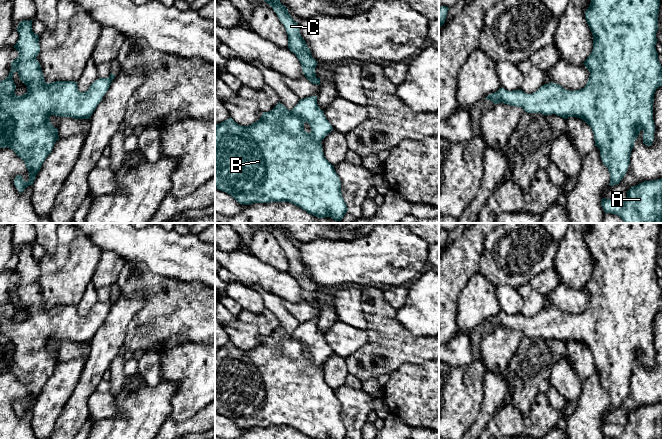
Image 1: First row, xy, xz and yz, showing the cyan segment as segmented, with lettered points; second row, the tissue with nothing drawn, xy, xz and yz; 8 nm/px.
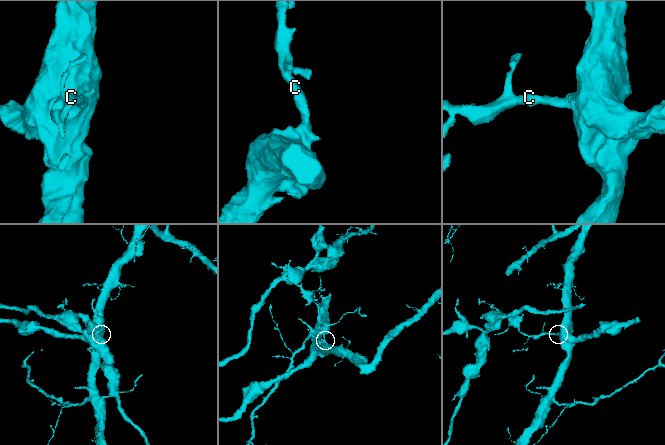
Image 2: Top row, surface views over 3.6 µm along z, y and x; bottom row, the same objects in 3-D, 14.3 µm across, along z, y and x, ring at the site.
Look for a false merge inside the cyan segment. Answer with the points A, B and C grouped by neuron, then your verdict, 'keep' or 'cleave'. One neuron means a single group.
A B C | keep

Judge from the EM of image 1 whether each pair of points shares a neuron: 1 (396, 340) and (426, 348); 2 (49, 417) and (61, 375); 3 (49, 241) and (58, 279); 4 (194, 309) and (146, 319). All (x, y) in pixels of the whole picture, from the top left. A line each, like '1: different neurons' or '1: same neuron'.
1: same neuron
2: same neuron
3: different neurons
4: same neuron

